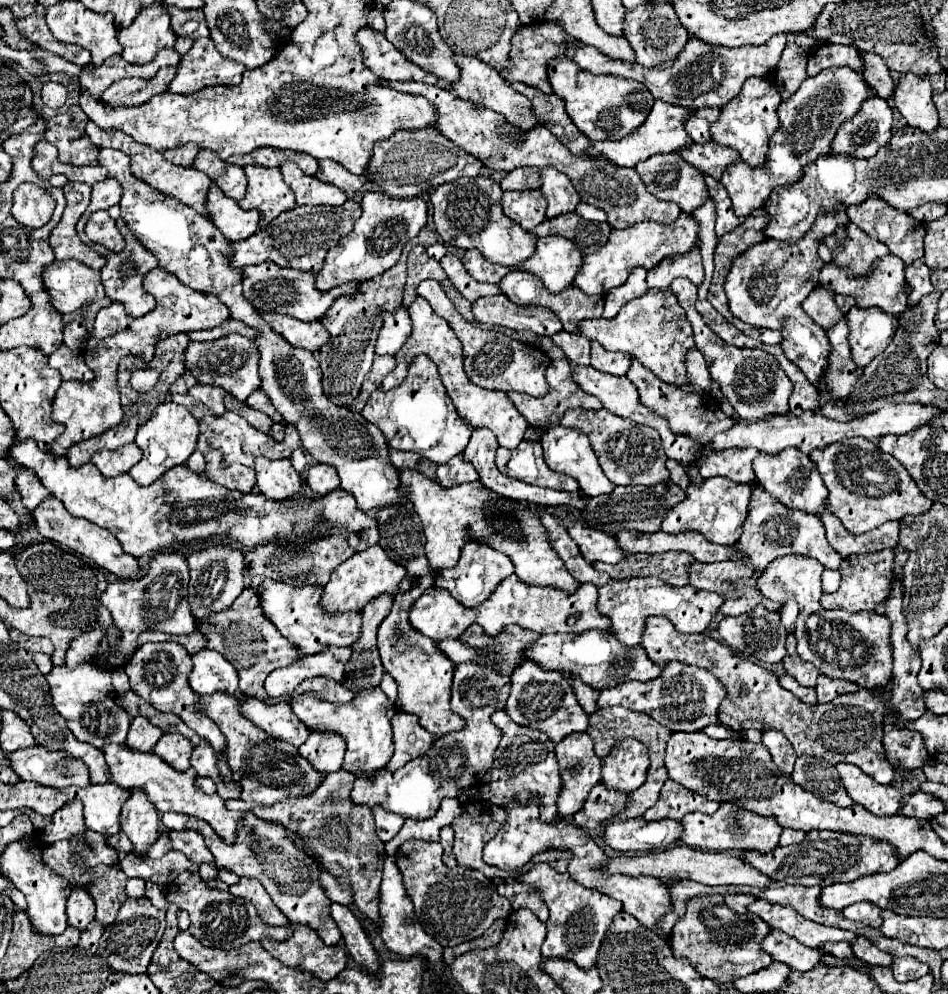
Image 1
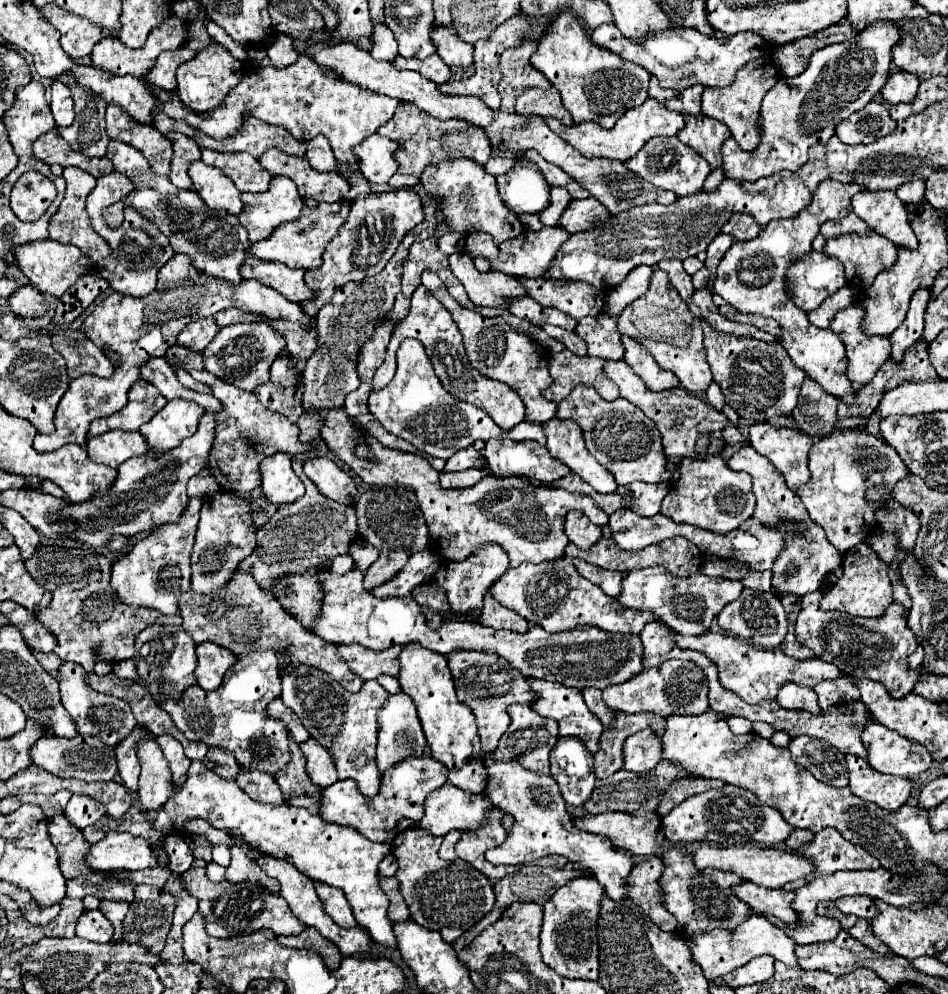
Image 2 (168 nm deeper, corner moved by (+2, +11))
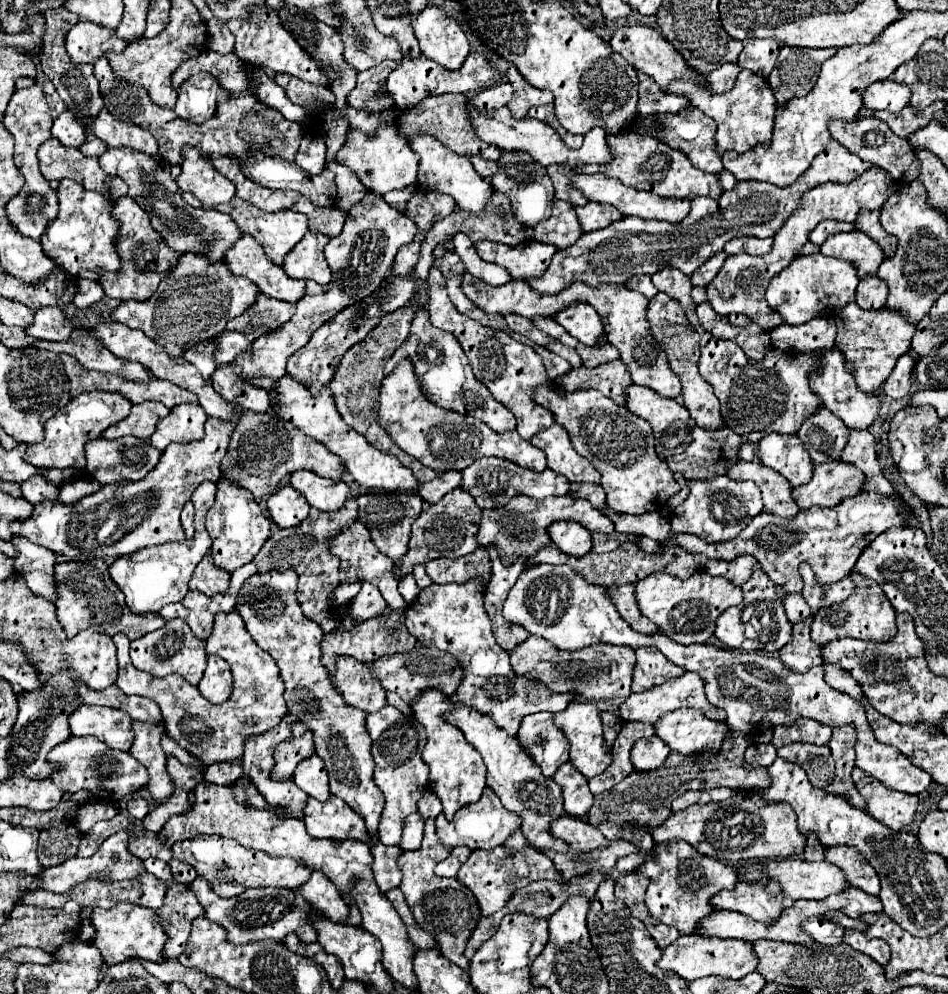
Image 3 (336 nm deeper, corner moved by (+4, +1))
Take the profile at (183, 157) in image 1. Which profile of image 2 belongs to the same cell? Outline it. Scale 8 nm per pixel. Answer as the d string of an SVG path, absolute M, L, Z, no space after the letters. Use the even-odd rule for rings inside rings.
M167 133L167 141L173 143L173 171L171 171L171 183L179 189L191 189L189 179L189 165L195 163L195 159L201 157L201 149L197 143L183 135L183 133Z

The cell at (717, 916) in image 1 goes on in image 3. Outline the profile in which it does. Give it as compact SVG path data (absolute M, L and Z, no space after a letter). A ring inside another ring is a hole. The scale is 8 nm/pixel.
M685 841L679 843L657 843L653 847L653 859L647 859L639 869L639 875L649 877L649 887L645 895L645 903L655 919L665 925L677 927L681 933L695 931L699 919L709 915L715 907L711 907L709 899L721 889L733 889L737 883L737 873L733 867L701 855L695 847Z

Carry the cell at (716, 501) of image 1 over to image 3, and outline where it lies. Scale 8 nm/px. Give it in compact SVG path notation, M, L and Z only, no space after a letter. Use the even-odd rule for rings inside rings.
M715 477L709 481L687 481L691 493L683 505L671 515L673 533L691 533L707 543L721 543L735 539L751 521L763 511L761 491L753 481L733 481L729 477Z

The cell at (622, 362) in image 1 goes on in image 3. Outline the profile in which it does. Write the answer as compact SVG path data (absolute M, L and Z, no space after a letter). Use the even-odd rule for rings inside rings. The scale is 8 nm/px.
M579 343L575 349L583 361L583 367L599 367L603 363L619 359L619 351L611 343L603 343L601 347L585 347Z

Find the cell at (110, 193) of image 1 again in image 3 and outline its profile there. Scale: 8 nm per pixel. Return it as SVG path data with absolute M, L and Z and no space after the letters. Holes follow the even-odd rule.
M121 197L115 201L113 217L121 223L121 231L119 231L119 239L117 239L117 251L121 255L123 267L119 273L105 273L99 279L99 283L105 291L105 295L111 299L145 301L155 293L159 281L177 263L179 255L167 247L167 243L161 239L161 235L151 227L149 215L131 197Z

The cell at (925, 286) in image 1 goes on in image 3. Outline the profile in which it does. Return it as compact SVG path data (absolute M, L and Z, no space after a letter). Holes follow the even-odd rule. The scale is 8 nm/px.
M905 353L903 357L899 357L893 373L883 383L883 391L885 391L887 397L891 397L891 399L903 399L909 393L913 365L915 365L915 361L913 361L913 357L909 353Z

